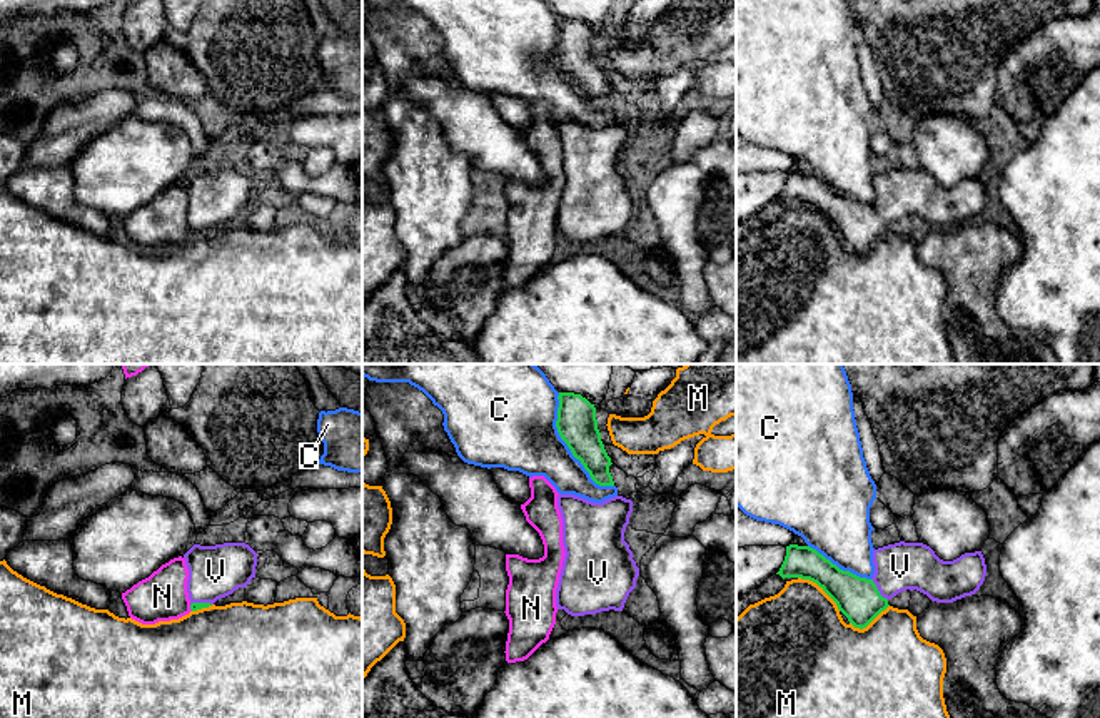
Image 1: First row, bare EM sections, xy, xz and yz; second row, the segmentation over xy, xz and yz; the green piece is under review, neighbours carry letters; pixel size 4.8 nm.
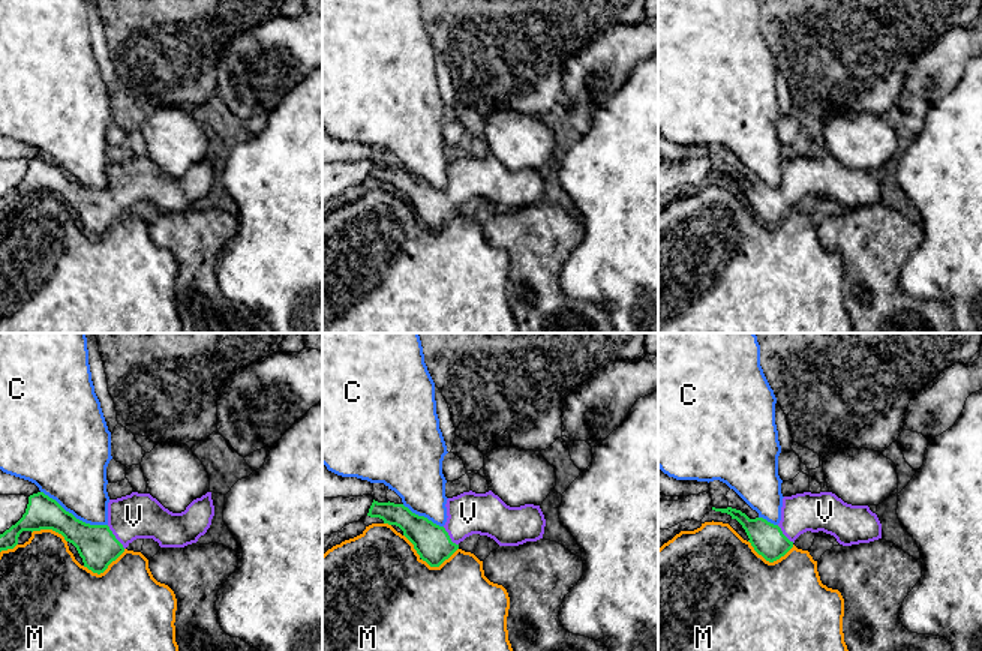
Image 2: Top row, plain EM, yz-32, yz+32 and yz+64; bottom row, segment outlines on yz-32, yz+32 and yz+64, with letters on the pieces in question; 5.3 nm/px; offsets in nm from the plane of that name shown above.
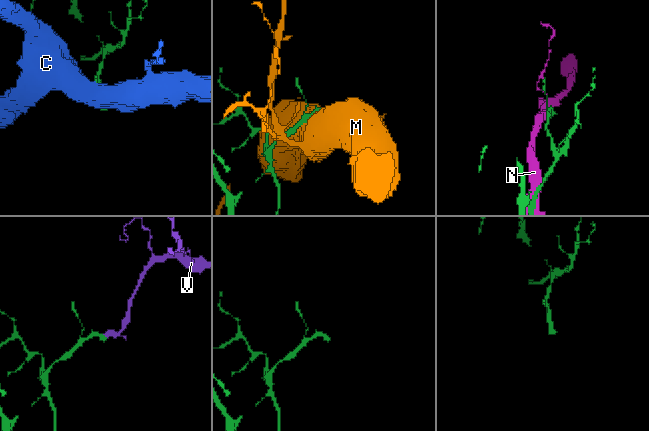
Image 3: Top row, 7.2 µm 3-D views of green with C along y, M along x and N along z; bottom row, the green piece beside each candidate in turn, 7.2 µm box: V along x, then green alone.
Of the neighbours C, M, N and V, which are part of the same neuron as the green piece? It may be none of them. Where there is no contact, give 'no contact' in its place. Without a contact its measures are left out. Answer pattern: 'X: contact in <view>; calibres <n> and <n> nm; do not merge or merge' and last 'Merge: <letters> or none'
C: contact in xz; calibres 190 and 360 nm; do not merge
M: contact in yz; calibres 200 and 440 nm; do not merge
N: contact in xy; calibres 50 and 240 nm; do not merge
V: contact in yz; calibres 200 and 240 nm; merge
Merge: V

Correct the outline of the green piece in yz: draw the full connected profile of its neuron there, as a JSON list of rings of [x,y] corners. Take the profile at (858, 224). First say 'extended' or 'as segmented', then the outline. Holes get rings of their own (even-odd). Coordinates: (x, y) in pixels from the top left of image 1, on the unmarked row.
extended; [[[895,169],[873,177],[875,200],[860,204],[840,195],[810,172],[786,172],[776,200],[816,209],[855,254],[866,254],[901,217],[920,217],[936,229],[953,229],[975,220],[985,207],[981,177],[965,179],[953,187],[940,185],[923,169]]]

